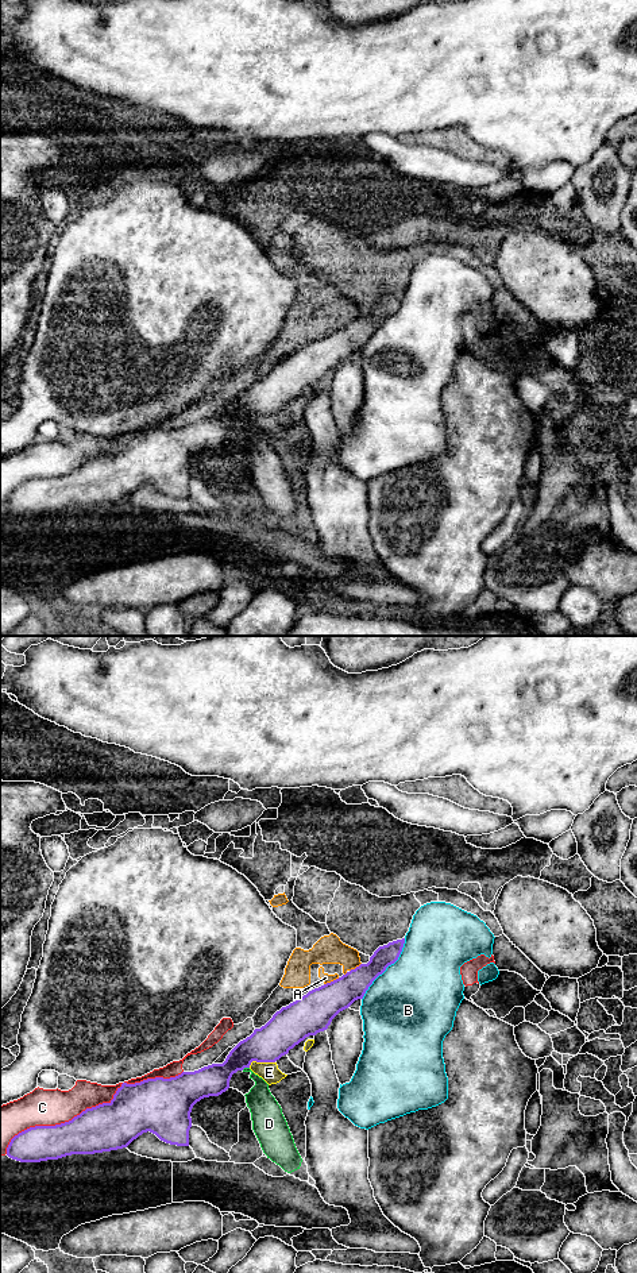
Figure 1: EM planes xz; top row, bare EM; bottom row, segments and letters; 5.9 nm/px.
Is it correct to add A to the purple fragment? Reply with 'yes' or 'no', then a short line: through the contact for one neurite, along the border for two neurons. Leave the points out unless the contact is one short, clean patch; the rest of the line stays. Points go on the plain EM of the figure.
no | xz (339, 330), (324, 336)

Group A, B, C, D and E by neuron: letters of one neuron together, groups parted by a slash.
A / B / C / D / E

